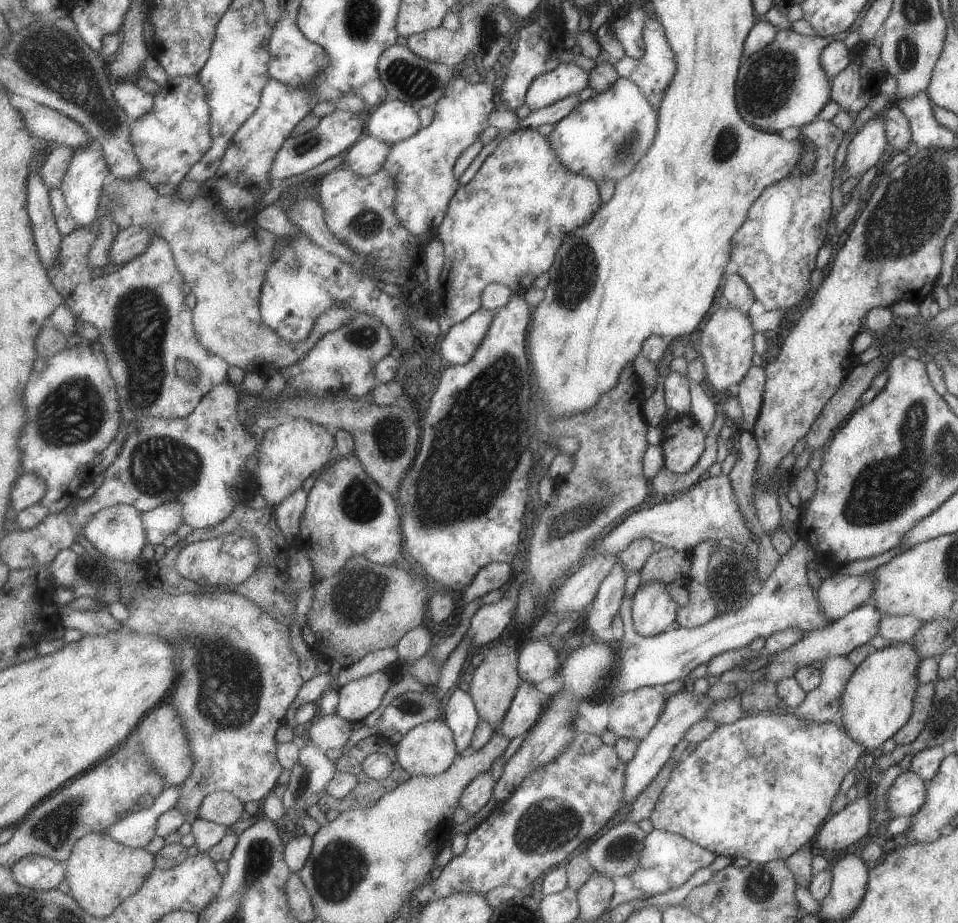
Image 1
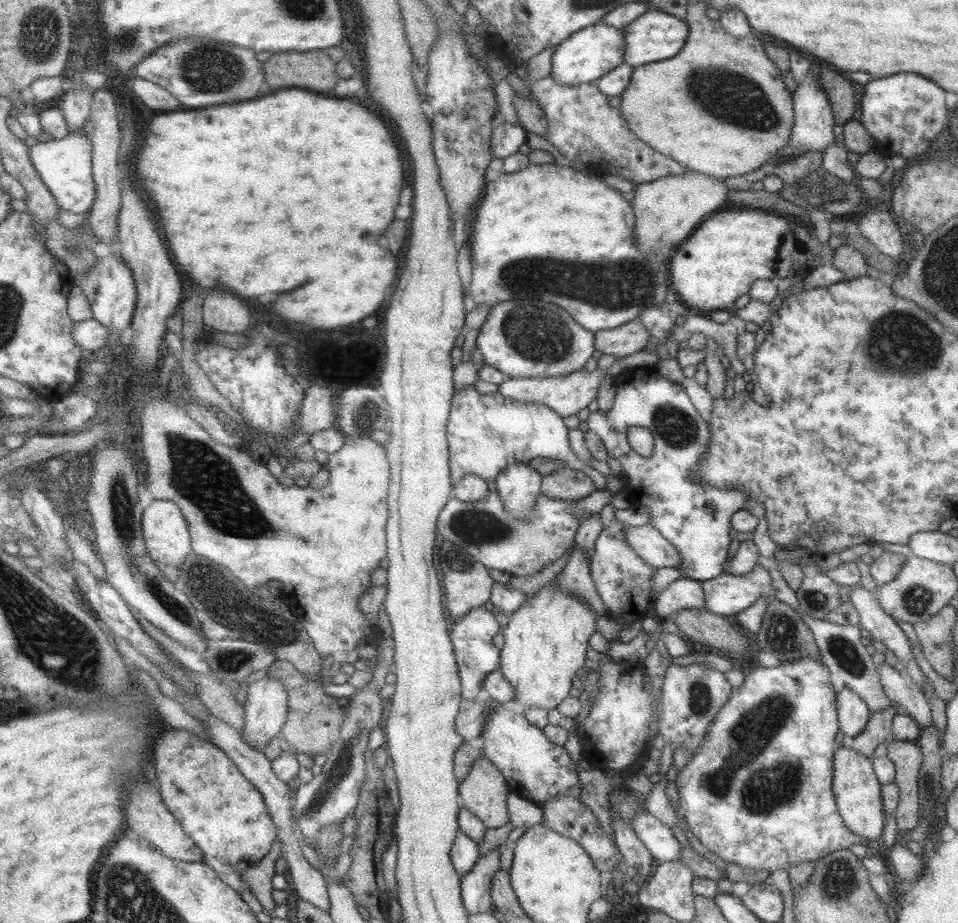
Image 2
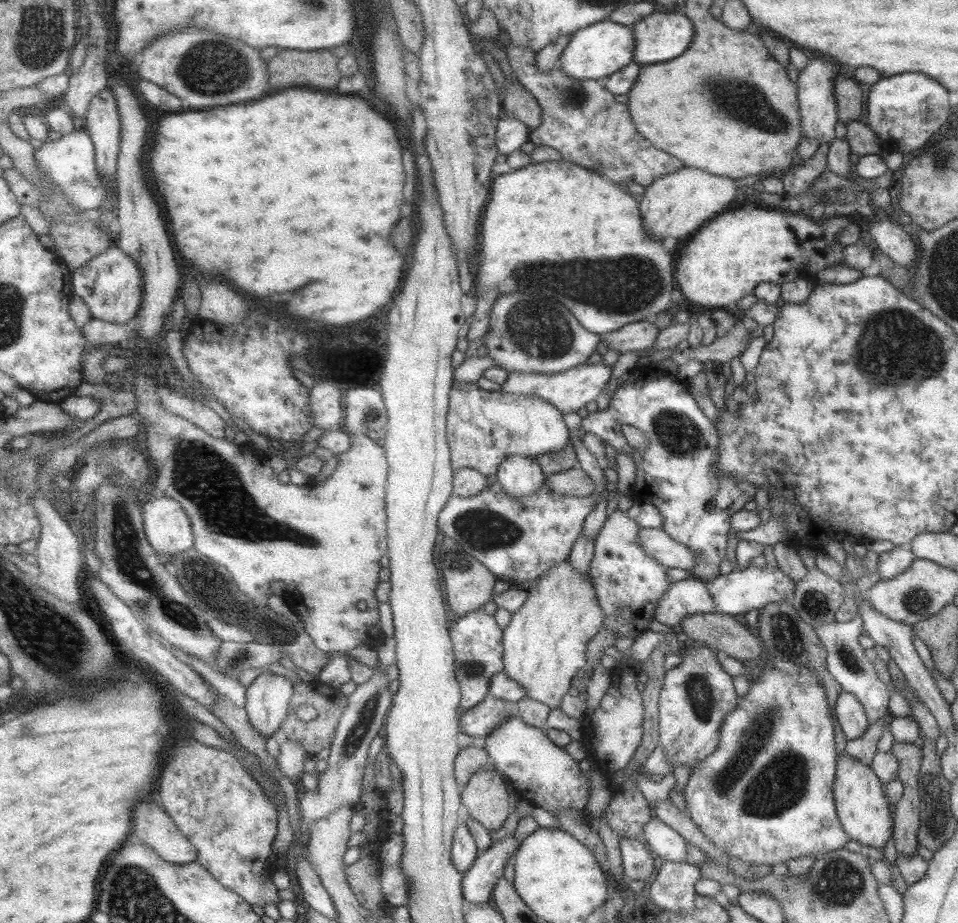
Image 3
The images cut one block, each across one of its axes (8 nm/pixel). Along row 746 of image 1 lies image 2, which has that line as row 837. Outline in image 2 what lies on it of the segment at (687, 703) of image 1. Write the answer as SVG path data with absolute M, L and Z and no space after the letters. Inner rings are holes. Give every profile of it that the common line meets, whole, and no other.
M647 811L635 816L630 828L637 839L650 852L650 856L663 861L680 860L681 846L671 833L671 828L661 823Z

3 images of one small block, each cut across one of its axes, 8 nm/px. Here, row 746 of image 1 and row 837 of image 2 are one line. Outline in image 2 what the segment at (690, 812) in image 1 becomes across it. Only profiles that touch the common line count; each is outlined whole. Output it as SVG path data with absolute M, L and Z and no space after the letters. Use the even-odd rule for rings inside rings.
M802 657L792 661L782 661L777 666L762 667L754 665L748 671L744 671L743 684L733 688L729 694L725 706L719 708L717 716L711 720L709 730L705 732L705 738L700 742L701 746L695 750L695 754L689 755L685 768L676 774L674 780L678 792L678 805L687 823L687 829L697 837L705 850L713 852L719 860L725 863L736 864L744 869L768 870L770 873L775 870L789 870L793 864L803 862L815 862L824 855L841 849L849 849L852 844L864 844L865 840L857 834L851 833L843 824L840 814L837 812L835 797L833 796L832 773L833 754L838 748L835 736L839 733L837 722L837 710L835 708L836 693L829 680L828 668L819 659L813 657Z

